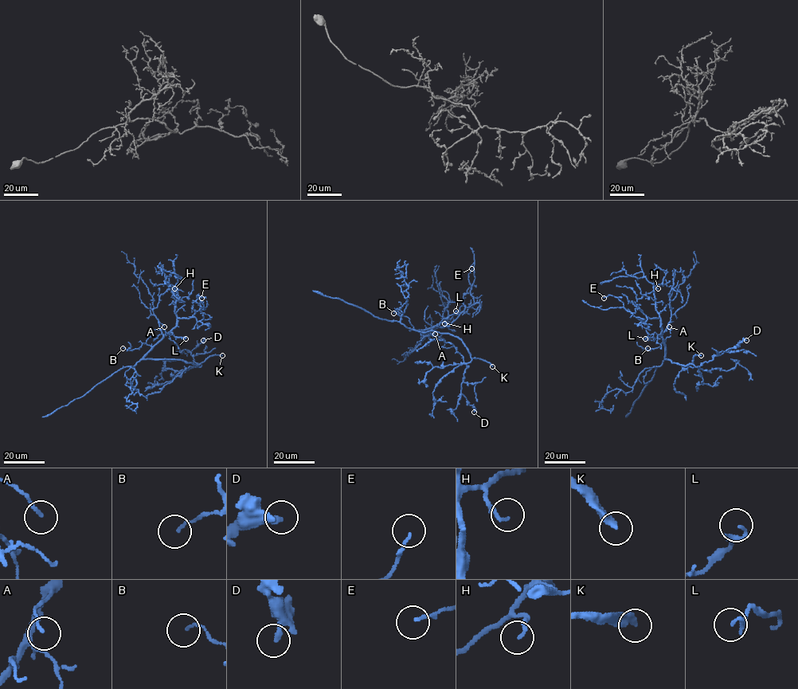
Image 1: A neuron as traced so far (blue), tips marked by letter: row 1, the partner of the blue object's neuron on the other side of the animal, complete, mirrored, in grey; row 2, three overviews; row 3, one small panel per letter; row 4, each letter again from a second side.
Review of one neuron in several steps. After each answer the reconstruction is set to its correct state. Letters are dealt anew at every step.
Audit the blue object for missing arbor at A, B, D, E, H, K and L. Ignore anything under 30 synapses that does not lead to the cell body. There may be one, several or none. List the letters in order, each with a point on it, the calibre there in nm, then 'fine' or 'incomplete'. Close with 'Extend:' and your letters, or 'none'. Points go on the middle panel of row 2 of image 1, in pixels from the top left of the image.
A: at (435, 334); 130 nm thick; fine
B: at (393, 313); 110 nm thick; fine
D: at (474, 412); 240 nm thick; fine
E: at (471, 268); 130 nm thick; fine
H: at (444, 323); 150 nm thick; fine
K: at (492, 366); 360 nm thick; incomplete
L: at (455, 311); 110 nm thick; fine
Extend: K

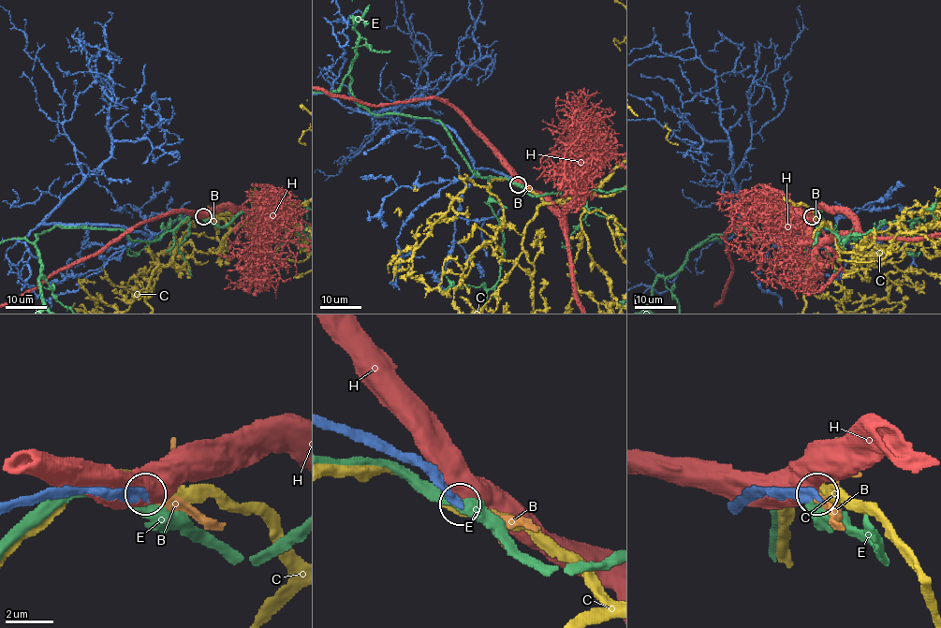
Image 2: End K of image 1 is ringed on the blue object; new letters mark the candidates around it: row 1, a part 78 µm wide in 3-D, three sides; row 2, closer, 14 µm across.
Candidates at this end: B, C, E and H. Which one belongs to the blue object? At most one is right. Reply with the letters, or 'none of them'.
B

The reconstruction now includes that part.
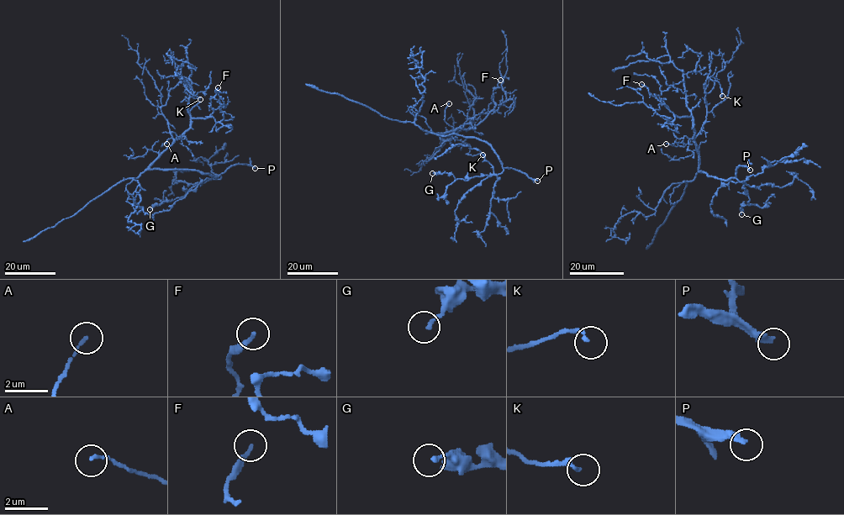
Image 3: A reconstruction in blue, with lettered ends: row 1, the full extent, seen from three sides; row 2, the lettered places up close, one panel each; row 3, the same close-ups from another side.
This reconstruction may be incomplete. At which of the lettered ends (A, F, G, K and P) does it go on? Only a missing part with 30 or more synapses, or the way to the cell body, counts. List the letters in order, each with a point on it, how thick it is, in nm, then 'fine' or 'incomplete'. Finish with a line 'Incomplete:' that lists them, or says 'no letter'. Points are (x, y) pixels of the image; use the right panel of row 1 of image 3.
A: (666, 144) | 130 nm | fine
F: (641, 84) | 190 nm | fine
G: (741, 214) | 180 nm | fine
K: (722, 96) | 150 nm | fine
P: (750, 170) | 260 nm | incomplete
Incomplete: P

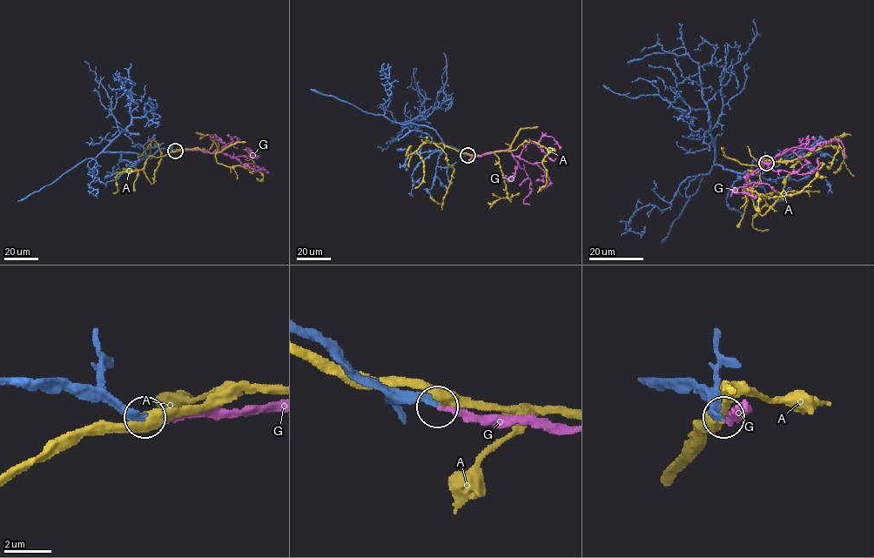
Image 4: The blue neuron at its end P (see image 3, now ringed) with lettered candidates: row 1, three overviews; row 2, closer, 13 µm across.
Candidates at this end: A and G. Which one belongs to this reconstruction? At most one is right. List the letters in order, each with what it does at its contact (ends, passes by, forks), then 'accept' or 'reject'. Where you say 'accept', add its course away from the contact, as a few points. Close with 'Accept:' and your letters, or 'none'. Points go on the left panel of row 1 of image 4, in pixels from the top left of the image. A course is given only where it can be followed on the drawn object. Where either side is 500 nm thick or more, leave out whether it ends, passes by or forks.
A: it passes by; reject
G: it ends; accept; course (175, 151), (220, 151), (228, 144), (238, 142), (238, 137), (231, 137), (231, 144), (237, 147)
Accept: G

